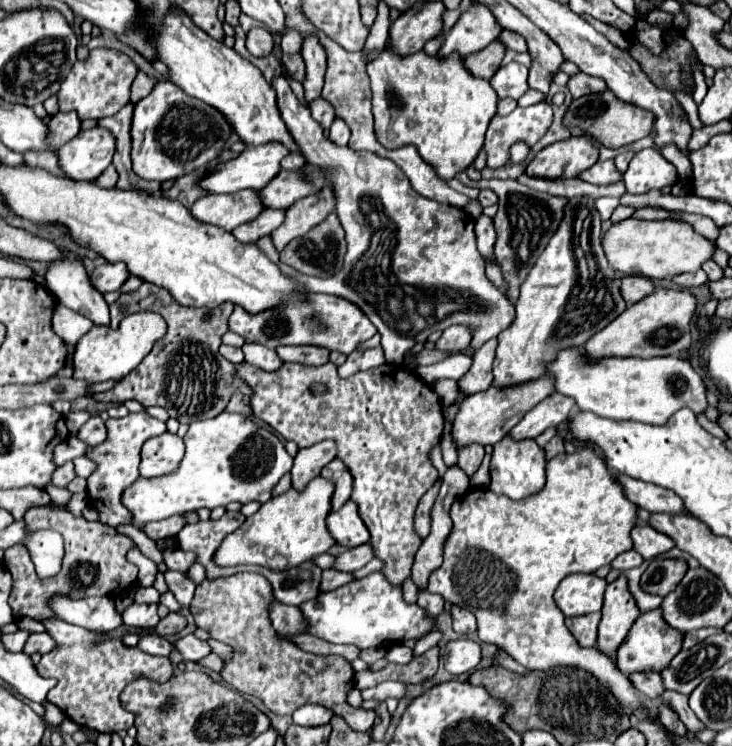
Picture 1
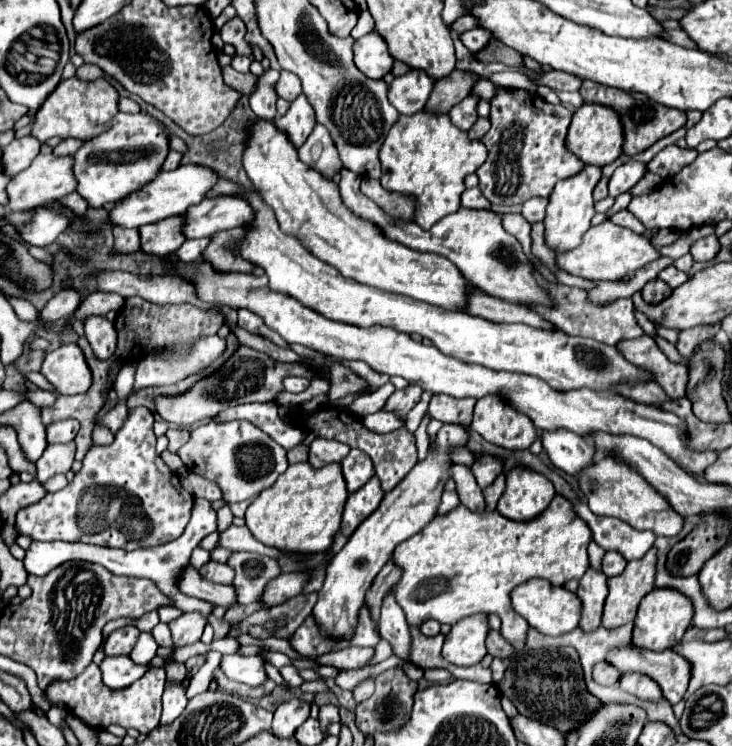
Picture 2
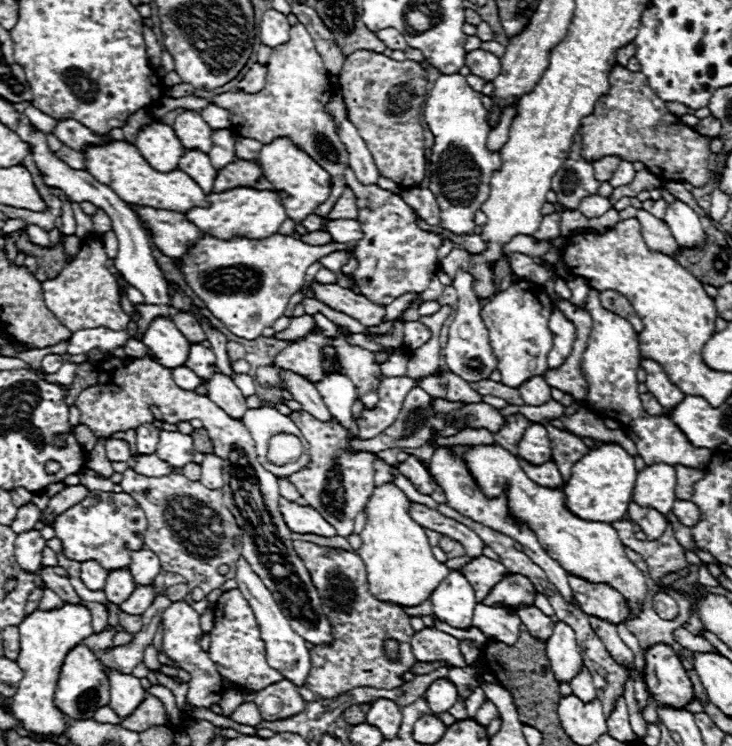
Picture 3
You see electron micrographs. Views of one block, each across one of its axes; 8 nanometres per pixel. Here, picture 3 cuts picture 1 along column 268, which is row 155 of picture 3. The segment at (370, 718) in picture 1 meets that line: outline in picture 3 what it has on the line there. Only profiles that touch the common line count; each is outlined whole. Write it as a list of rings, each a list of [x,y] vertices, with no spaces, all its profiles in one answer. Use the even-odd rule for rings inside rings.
[[[616,64],[610,72],[610,90],[598,100],[594,112],[582,118],[582,156],[586,160],[600,160],[604,156],[620,156],[622,160],[640,160],[646,170],[656,174],[662,182],[690,182],[694,188],[702,188],[710,180],[708,158],[712,154],[708,136],[698,134],[686,126],[678,116],[668,112],[664,100],[660,100],[648,86],[642,72],[630,72]]]

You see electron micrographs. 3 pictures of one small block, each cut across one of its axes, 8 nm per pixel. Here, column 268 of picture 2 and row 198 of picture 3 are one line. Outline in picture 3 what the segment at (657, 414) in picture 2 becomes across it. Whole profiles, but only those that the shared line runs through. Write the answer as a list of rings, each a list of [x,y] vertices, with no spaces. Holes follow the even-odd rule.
[[[278,138],[270,144],[264,144],[258,156],[258,164],[262,166],[264,176],[272,182],[274,190],[282,188],[288,192],[288,198],[284,200],[284,208],[288,212],[288,218],[292,218],[294,222],[302,222],[304,218],[314,214],[318,204],[322,204],[330,196],[332,190],[330,174],[320,164],[316,164],[306,152],[296,148],[288,138]]]

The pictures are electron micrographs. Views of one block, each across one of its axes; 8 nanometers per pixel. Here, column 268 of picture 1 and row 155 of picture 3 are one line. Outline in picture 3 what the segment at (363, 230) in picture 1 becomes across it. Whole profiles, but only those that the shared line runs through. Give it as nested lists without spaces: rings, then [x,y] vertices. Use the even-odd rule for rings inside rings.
[[[236,138],[236,156],[238,158],[256,160],[260,150],[262,150],[260,142],[254,142],[254,140],[248,140],[248,138]]]

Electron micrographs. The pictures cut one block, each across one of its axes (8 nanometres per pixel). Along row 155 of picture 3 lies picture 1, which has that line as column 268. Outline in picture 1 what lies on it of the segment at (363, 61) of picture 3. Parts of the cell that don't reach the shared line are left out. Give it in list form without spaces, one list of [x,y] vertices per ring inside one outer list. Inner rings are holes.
[[[248,362],[236,364],[236,374],[252,388],[250,408],[258,420],[270,424],[276,432],[280,432],[286,440],[296,442],[300,448],[312,446],[322,440],[336,442],[336,458],[340,458],[354,478],[352,500],[358,504],[360,518],[364,520],[370,532],[370,544],[378,558],[386,562],[384,574],[394,584],[402,584],[404,578],[410,576],[410,568],[414,562],[414,554],[422,544],[422,538],[414,530],[414,512],[422,498],[422,494],[436,482],[438,472],[432,466],[430,450],[440,442],[444,432],[444,414],[442,402],[434,388],[420,380],[414,370],[408,366],[382,364],[378,368],[370,368],[364,372],[356,372],[350,378],[342,380],[338,376],[338,368],[332,362],[322,366],[304,366],[294,362],[284,362],[278,370],[266,372]],[[308,382],[326,384],[328,392],[320,398],[310,392]]]

